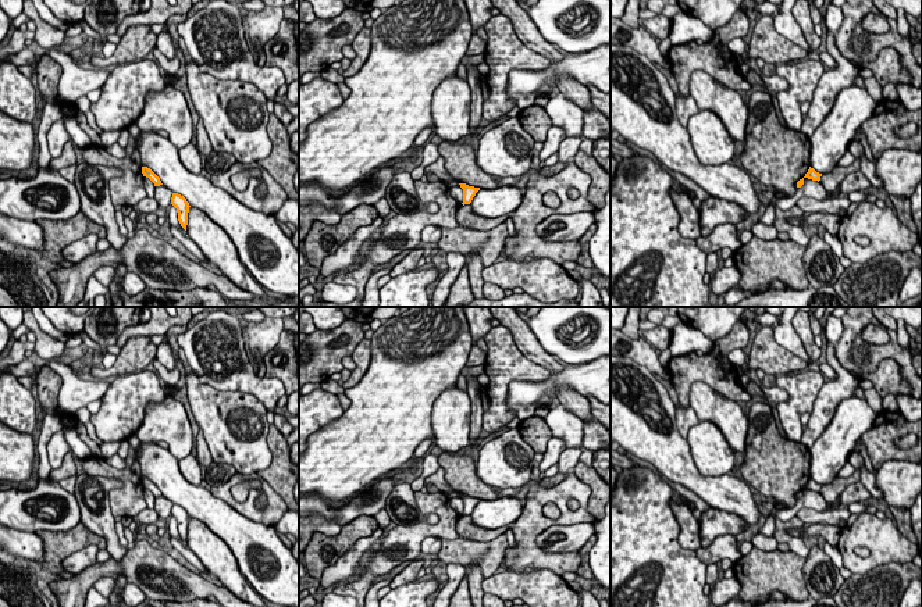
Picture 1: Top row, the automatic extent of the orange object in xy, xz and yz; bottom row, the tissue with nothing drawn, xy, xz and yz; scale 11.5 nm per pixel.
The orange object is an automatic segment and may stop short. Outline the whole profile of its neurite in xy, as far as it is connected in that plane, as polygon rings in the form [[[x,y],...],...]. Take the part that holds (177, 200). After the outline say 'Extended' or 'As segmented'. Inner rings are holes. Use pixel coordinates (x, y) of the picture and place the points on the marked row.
[[[172,193],[171,197],[171,204],[177,208],[178,213],[178,221],[181,224],[181,226],[186,231],[186,225],[188,225],[188,213],[189,213],[189,203],[186,201],[186,199],[178,193]]]. As segmented

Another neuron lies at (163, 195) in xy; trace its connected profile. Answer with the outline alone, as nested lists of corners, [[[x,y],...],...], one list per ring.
[[[164,185],[156,186],[154,199],[160,207],[168,208],[171,204],[172,190],[165,188]]]

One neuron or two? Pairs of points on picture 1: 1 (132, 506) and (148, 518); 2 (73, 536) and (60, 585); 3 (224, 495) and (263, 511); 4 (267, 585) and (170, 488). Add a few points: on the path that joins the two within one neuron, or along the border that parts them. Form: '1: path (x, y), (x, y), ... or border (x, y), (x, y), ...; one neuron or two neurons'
1: border (146, 507), (132, 518); two neurons
2: border (61, 578), (53, 579), (49, 584), (52, 592); two neurons
3: path (234, 504), (253, 511); one neuron
4: path (245, 561), (244, 545), (199, 503); one neuron

